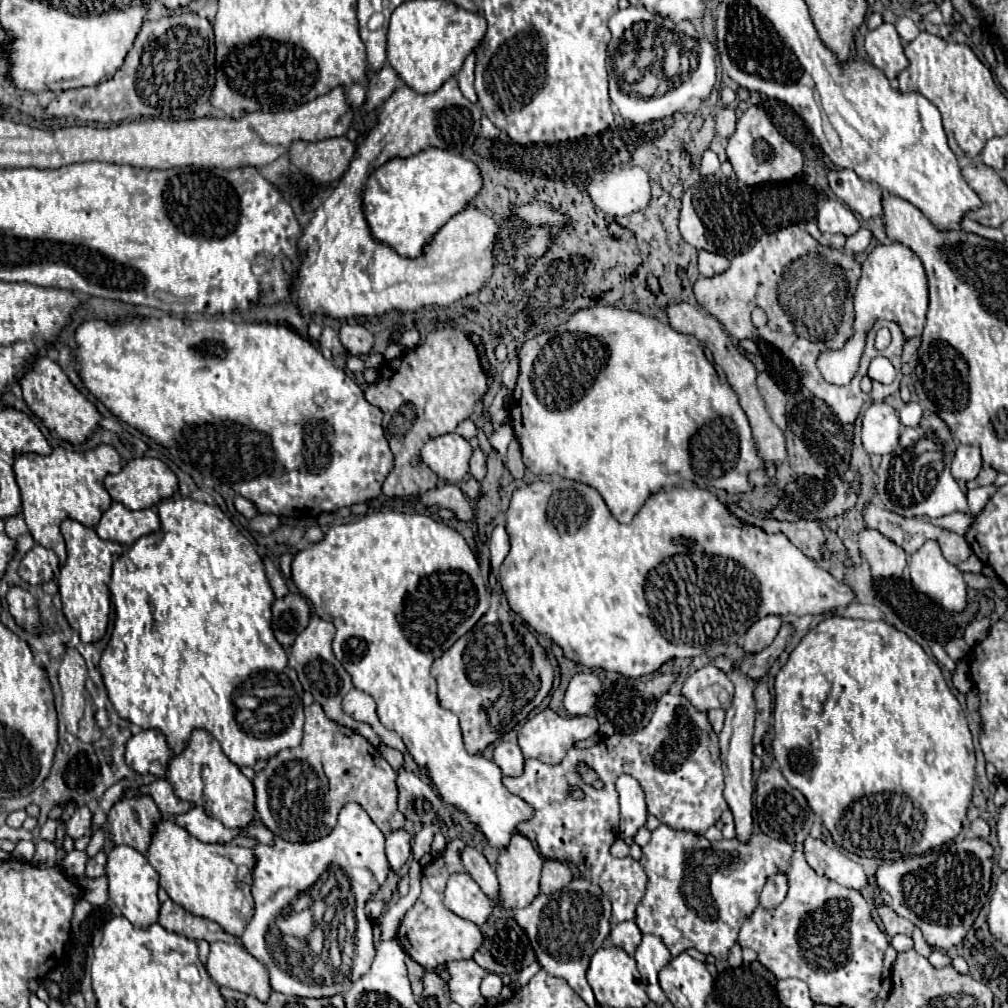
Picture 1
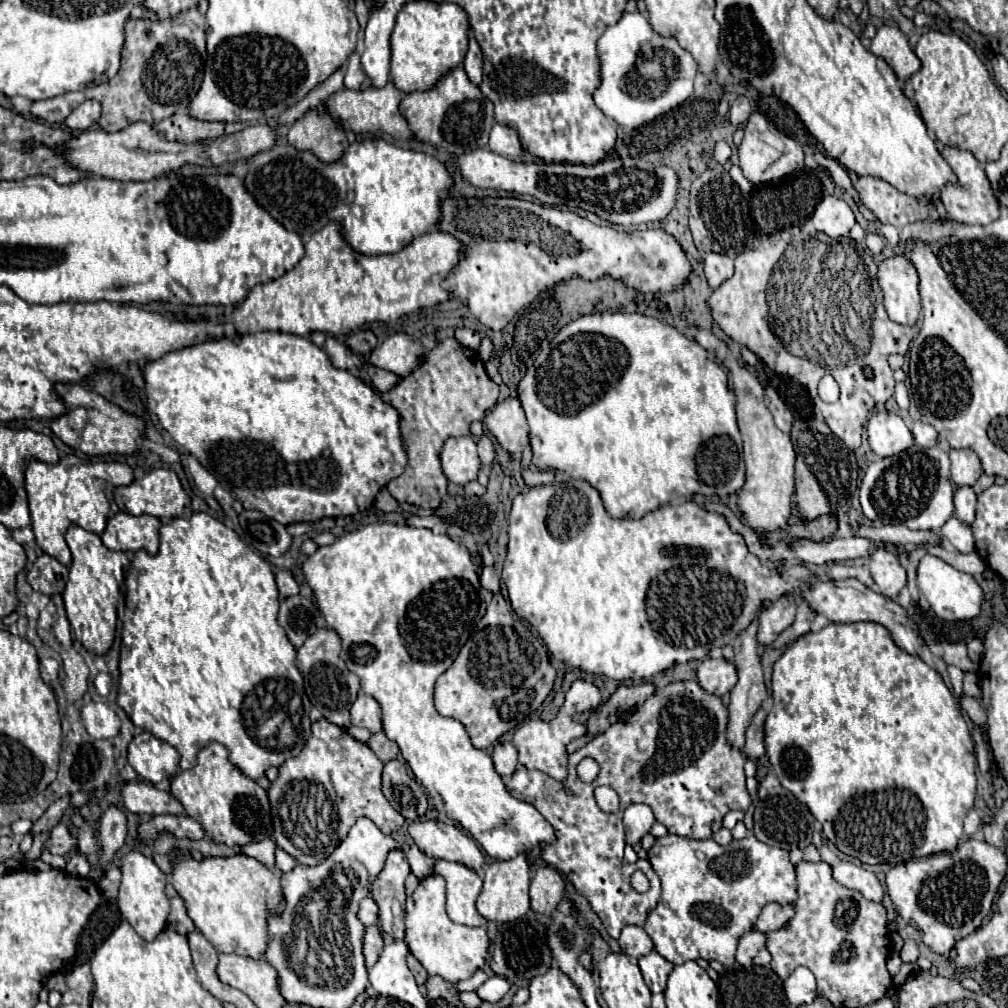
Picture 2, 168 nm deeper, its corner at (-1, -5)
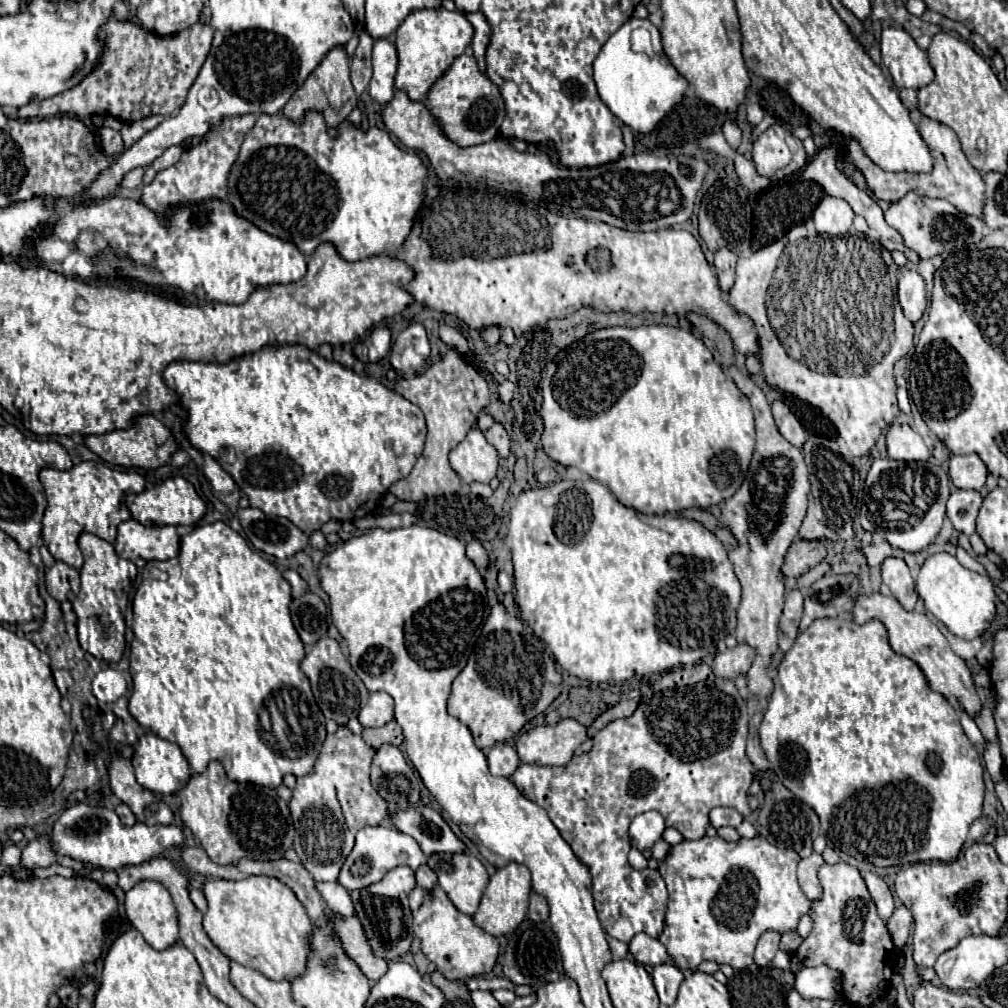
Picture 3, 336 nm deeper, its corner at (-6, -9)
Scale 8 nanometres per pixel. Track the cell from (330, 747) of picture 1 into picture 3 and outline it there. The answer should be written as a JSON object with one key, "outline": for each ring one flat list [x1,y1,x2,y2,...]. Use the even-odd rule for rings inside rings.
{"outline":[[339,726,335,734,329,734,321,754,315,762,315,772,297,778,297,786,293,788,293,798,289,802,291,816,295,820,295,852,301,858,301,864,311,872,311,876,317,882,337,882,339,870,349,856,355,834,365,828,365,826,377,826,381,820,389,814,387,802,371,788,369,782,369,766,371,766,371,756,375,750,357,734,353,734,347,726]]}

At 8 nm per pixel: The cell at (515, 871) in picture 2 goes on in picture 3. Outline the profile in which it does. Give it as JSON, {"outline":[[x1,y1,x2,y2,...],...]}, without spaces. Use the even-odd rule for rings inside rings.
{"outline":[[511,862,503,868,499,868,491,876,491,880,487,884,487,890,481,898,479,910,473,914,473,922,491,936,501,936,501,934,513,932,527,916,529,894,531,894,531,872,523,864]]}

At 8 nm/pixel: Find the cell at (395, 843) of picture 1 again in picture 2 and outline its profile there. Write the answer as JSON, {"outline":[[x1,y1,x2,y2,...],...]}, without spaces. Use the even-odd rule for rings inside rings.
{"outline":[[396,848,388,852,384,870,372,882,372,898,380,908,382,932,392,938,404,938,404,916,406,916,406,892,404,880,410,874,406,854]]}

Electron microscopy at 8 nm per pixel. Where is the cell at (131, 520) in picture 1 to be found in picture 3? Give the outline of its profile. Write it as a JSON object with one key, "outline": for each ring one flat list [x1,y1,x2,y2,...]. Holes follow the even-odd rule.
{"outline":[[137,520,119,524,115,552,127,560,169,560,179,554,179,534,175,526,147,528]]}

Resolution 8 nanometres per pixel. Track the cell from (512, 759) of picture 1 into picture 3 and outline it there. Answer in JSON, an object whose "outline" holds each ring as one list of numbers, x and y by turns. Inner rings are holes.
{"outline":[[499,742,487,750,487,762,489,762,489,770,493,776,509,778,519,766,519,756,511,744]]}

